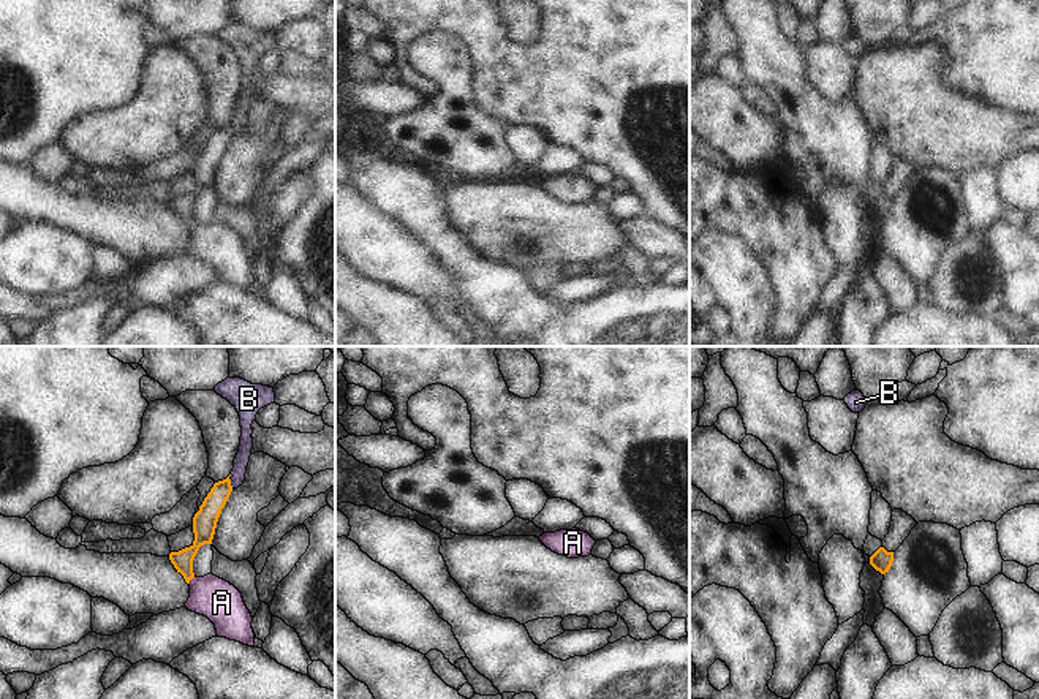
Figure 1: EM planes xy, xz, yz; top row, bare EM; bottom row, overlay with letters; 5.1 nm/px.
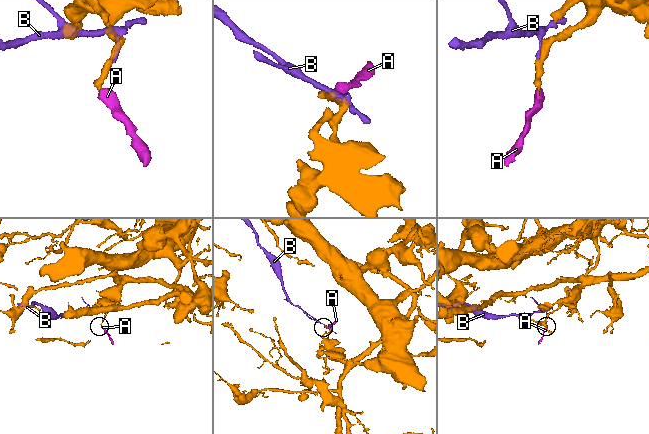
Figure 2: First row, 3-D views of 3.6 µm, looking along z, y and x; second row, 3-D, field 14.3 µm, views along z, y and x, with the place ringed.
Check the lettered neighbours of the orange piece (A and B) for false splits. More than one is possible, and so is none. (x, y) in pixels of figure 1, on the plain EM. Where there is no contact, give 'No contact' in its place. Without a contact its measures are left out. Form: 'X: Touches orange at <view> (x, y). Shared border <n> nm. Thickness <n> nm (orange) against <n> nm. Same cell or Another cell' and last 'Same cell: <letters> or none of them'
A: Touches orange at xy (192, 223). Shared border 50 nm. Thickness 110 nm (orange) against 220 nm. Same cell
B: Touches orange at xy (230, 127). Shared border 70 nm. Thickness 130 nm (orange) against 80 nm. Another cell
Same cell: A

